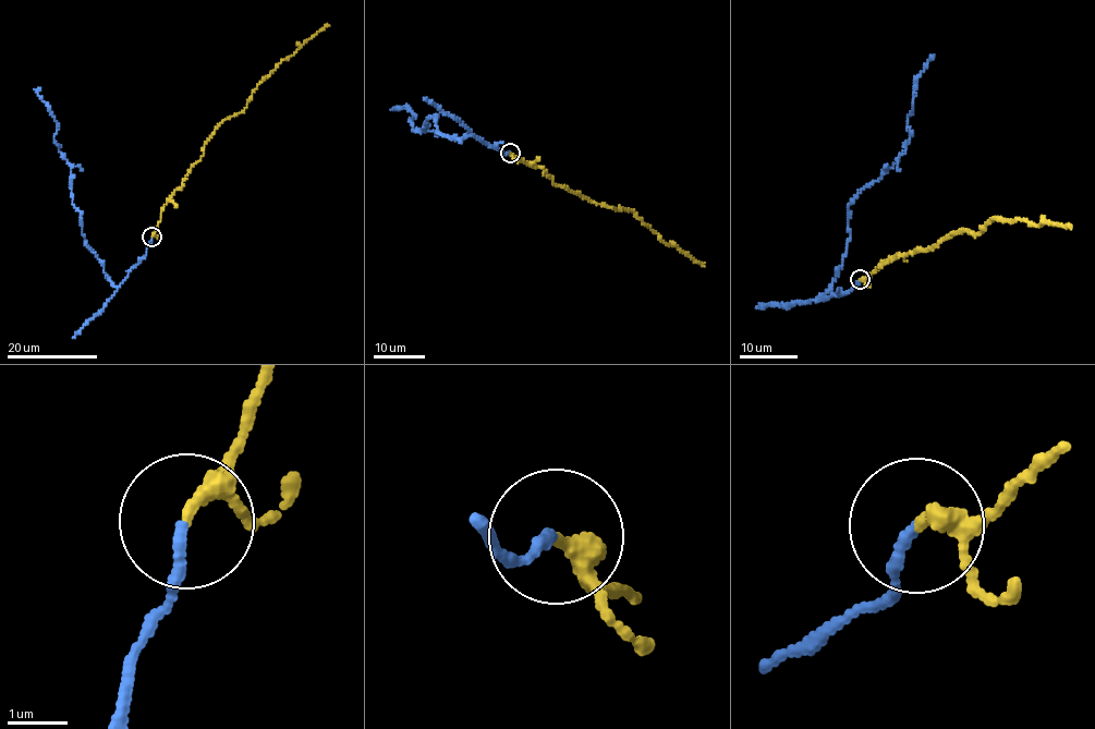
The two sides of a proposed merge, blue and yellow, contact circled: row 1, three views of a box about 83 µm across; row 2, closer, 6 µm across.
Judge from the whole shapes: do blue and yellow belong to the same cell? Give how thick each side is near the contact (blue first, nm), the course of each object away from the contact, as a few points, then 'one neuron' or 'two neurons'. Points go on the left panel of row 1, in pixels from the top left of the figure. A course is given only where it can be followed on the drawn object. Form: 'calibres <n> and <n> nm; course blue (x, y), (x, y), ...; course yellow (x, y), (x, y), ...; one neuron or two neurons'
calibres 160 and 220 nm; course blue (151, 237), (145, 255), (119, 286), (112, 284), (82, 231), (71, 171), (55, 140), (58, 121), (39, 87); course yellow (151, 237), (160, 210), (203, 155), (204, 145), (224, 120), (240, 113), (262, 80), (328, 24); one neuron

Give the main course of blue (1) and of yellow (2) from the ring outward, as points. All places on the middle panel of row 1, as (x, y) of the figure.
1: (509, 154), (469, 134), (440, 134), (436, 116), (425, 131), (413, 130), (415, 114), (398, 108)
2: (509, 154), (544, 170), (554, 184), (591, 201), (633, 211), (662, 241), (696, 262), (704, 262)

